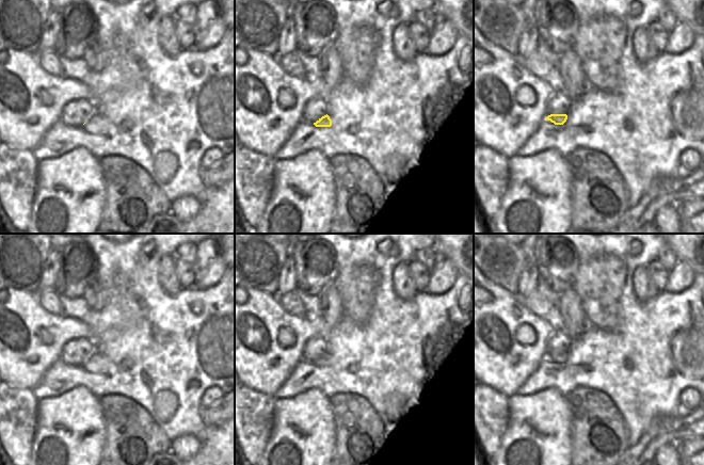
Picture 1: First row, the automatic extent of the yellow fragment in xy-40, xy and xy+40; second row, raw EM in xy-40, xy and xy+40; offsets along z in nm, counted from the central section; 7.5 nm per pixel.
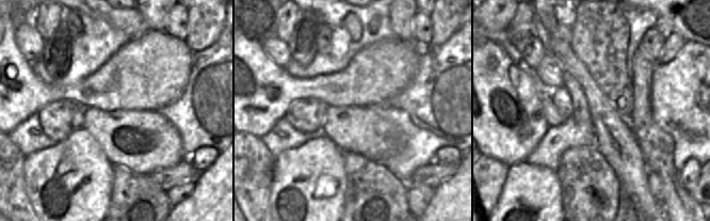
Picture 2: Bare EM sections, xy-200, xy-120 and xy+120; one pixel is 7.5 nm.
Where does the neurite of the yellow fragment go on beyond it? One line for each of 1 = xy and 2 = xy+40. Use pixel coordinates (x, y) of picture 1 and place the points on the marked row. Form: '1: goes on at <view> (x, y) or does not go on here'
1: does not go on here
2: does not go on here

